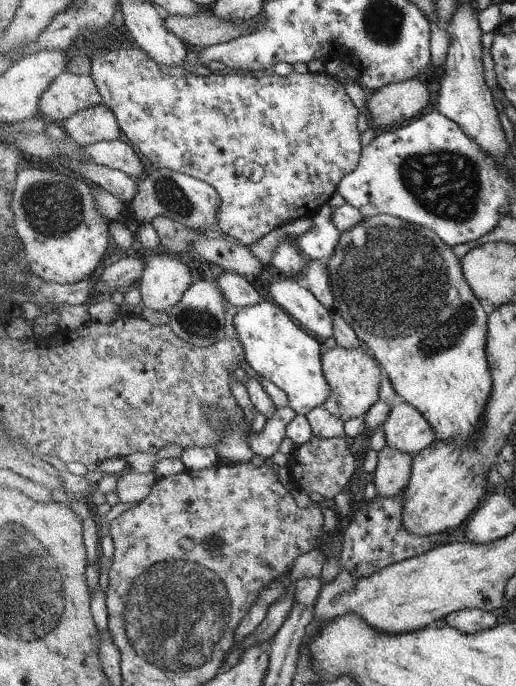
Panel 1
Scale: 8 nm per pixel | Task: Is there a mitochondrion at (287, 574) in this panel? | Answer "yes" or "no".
no

